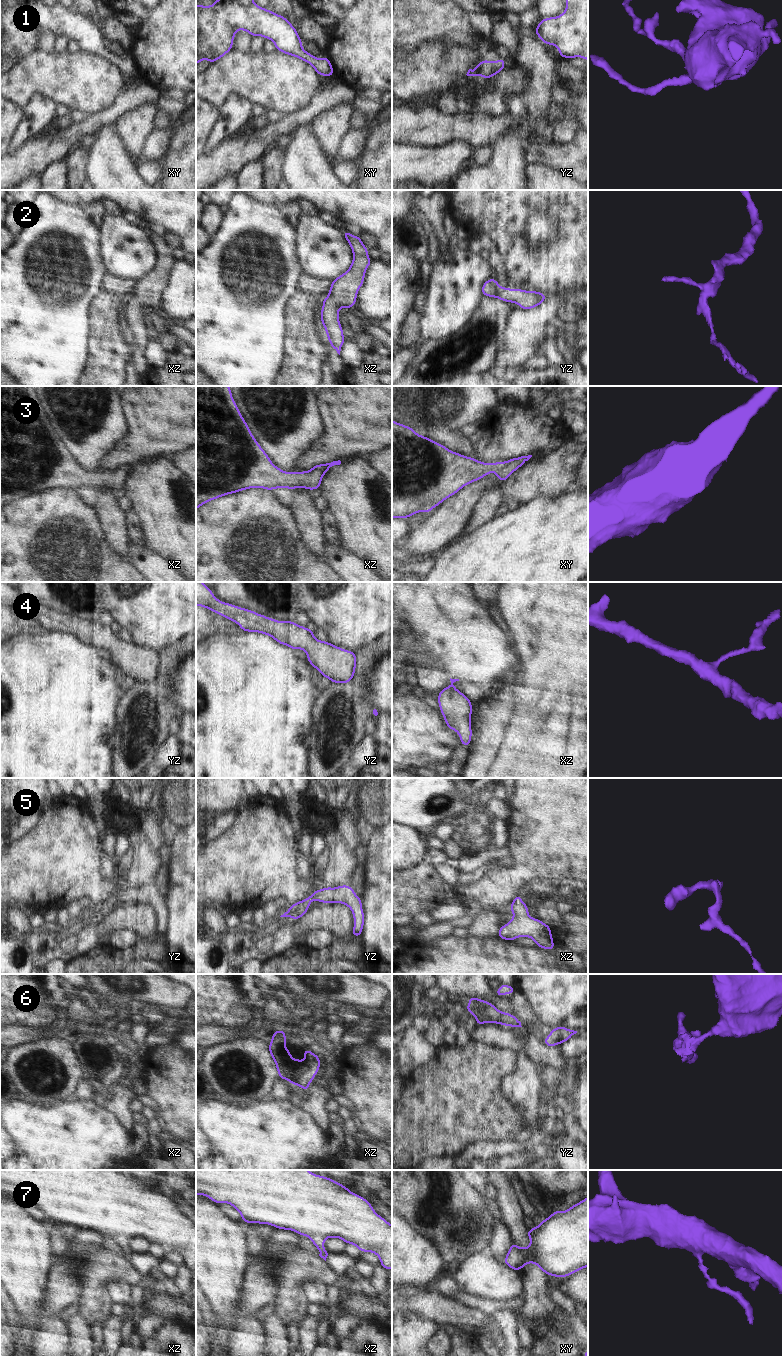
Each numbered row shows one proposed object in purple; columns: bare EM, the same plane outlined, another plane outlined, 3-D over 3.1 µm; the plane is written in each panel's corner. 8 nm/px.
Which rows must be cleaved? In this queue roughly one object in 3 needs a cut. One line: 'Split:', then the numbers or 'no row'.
Split: no row

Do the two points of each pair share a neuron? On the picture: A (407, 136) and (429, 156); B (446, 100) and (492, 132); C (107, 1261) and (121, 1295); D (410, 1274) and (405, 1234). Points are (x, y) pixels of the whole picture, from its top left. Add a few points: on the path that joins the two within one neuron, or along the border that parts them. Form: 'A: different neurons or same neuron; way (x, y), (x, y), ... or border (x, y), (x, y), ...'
A: different neurons; border (402, 144), (413, 146), (441, 145)
B: different neurons; border (435, 106), (445, 114), (458, 113)
C: different neurons; border (129, 1283), (111, 1280), (108, 1283), (109, 1296)
D: same neuron; way (410, 1264), (405, 1257), (405, 1244)

